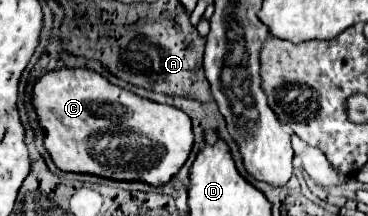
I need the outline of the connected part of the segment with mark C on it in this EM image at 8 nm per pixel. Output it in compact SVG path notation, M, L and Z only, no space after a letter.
M62 68L44 74L34 84L32 102L36 106L40 124L46 130L44 146L54 164L64 172L88 172L114 180L144 180L152 186L162 186L182 168L194 144L190 118L182 110L114 86L110 80L90 68Z

